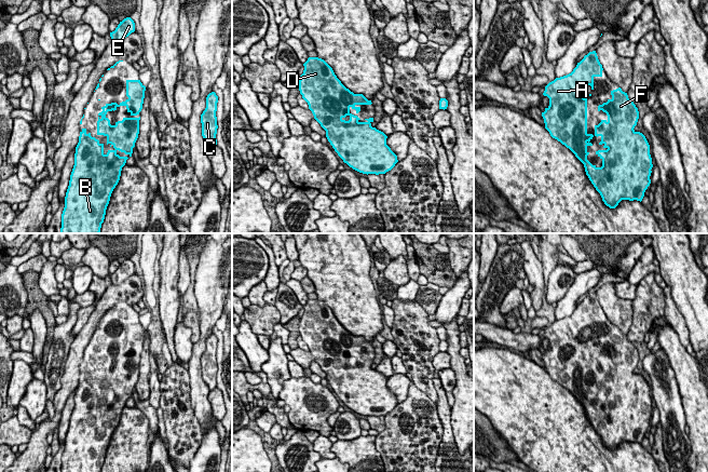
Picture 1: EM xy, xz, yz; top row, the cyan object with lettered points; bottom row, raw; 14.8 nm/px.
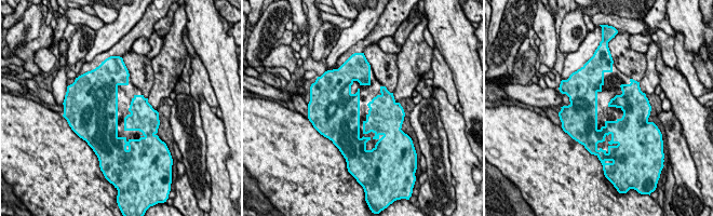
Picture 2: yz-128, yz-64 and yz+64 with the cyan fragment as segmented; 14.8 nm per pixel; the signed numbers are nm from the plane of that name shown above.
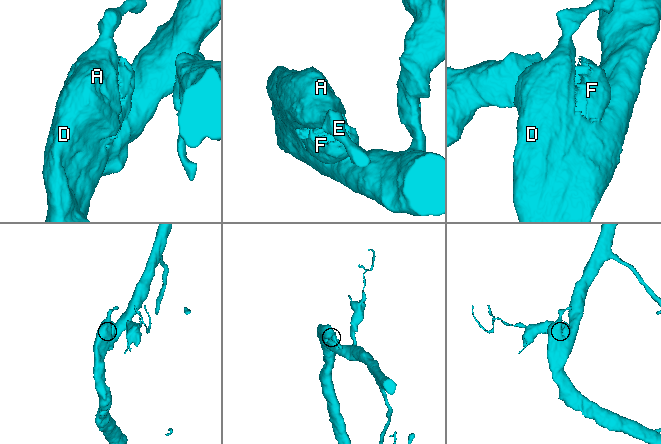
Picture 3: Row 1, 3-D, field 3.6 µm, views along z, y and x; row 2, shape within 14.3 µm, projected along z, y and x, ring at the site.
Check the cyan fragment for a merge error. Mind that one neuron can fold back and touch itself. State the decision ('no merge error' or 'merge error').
no merge error

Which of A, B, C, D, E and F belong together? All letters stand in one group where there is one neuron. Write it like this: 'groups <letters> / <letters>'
groups A B C D E F

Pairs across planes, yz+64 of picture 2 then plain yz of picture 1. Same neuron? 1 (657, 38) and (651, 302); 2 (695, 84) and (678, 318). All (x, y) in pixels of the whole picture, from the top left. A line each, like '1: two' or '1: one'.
1: one
2: one

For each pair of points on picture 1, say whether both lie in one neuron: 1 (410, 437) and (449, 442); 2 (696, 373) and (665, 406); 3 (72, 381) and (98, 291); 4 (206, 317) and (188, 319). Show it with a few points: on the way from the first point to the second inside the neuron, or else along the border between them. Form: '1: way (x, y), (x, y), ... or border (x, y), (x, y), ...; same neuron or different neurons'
1: border (439, 416), (443, 439), (435, 460); different neurons
2: border (670, 367), (675, 374), (685, 416); different neurons
3: border (109, 285), (94, 306); different neurons
4: border (198, 312), (200, 338), (193, 342); different neurons

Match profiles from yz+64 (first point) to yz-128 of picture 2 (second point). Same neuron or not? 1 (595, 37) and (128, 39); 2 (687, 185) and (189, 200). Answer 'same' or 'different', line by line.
1: different
2: different

